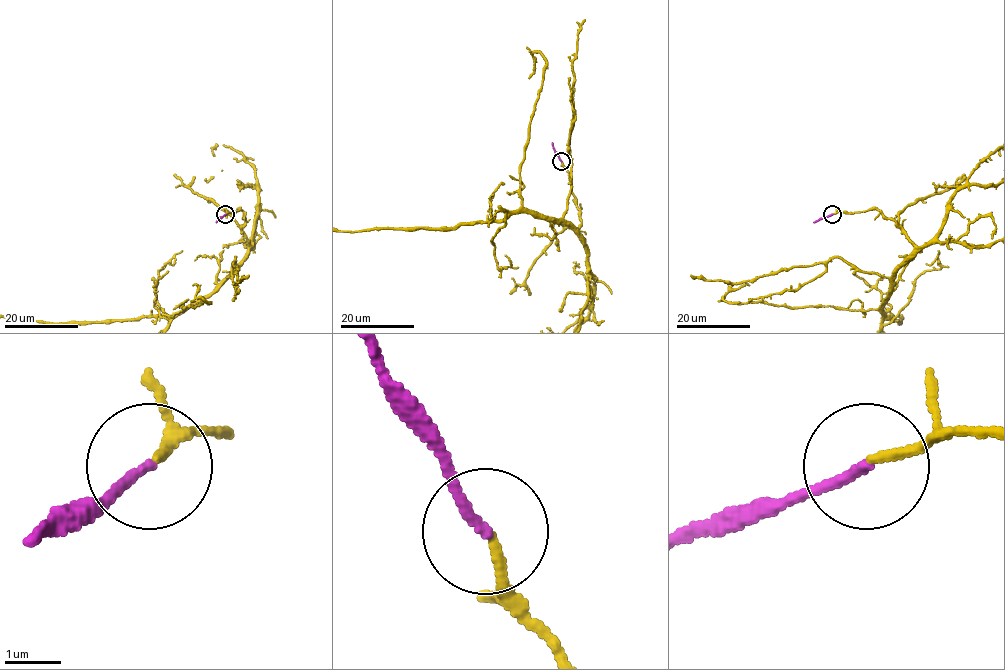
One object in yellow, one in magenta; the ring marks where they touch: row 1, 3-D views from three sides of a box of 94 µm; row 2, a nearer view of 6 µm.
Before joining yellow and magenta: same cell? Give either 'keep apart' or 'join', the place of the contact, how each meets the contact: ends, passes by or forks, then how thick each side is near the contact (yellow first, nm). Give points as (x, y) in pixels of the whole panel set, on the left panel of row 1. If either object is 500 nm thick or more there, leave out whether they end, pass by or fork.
join; place (225, 214); yellow ends; magenta ends; calibres 150 and 170 nm

